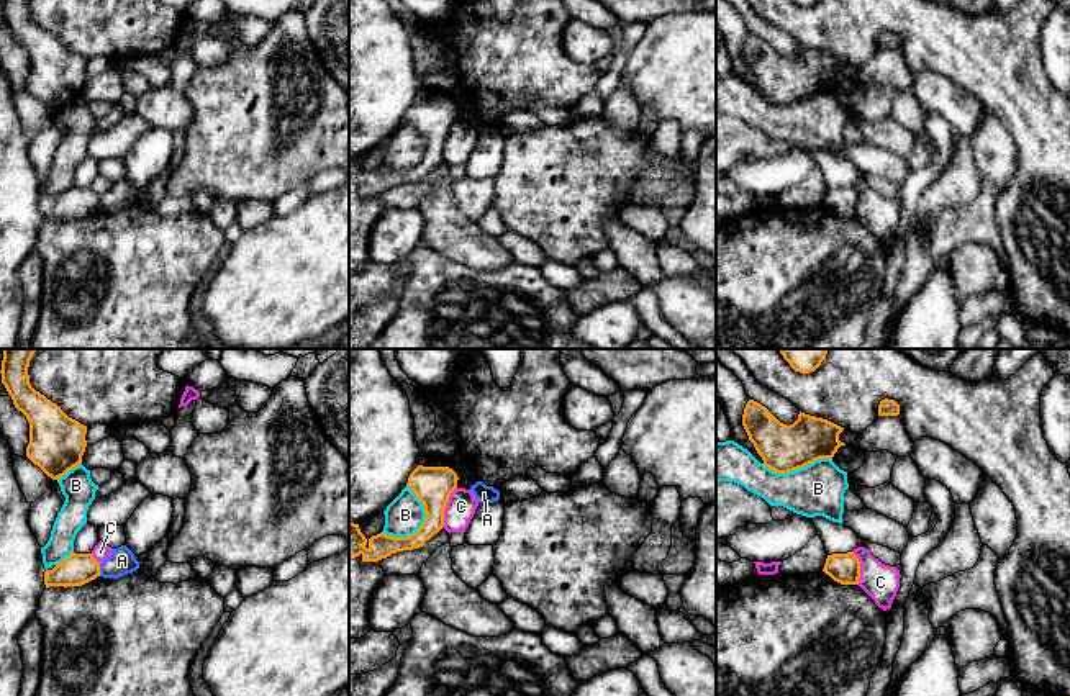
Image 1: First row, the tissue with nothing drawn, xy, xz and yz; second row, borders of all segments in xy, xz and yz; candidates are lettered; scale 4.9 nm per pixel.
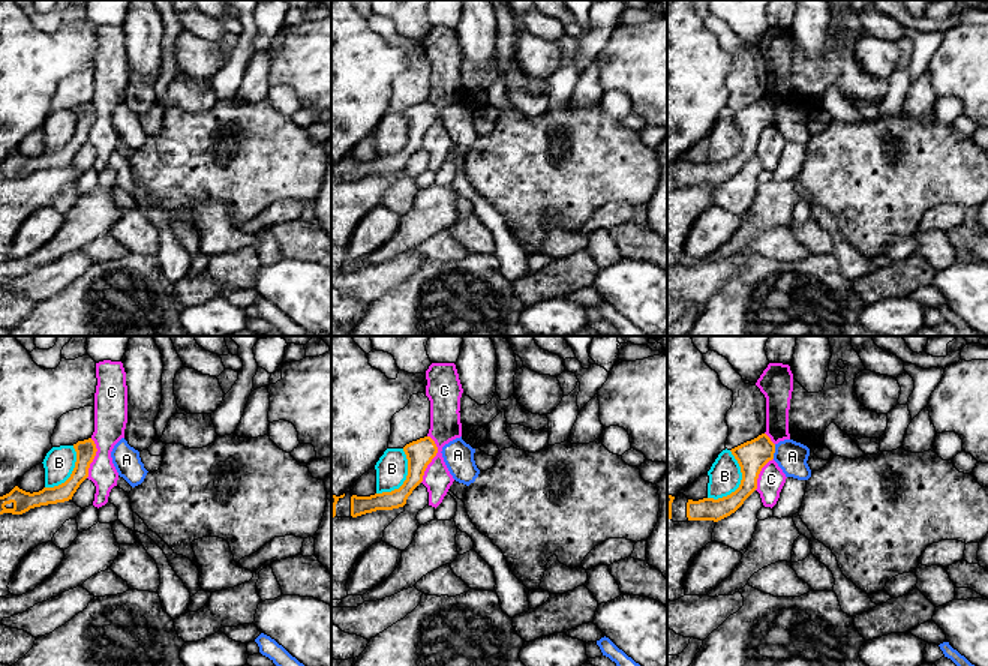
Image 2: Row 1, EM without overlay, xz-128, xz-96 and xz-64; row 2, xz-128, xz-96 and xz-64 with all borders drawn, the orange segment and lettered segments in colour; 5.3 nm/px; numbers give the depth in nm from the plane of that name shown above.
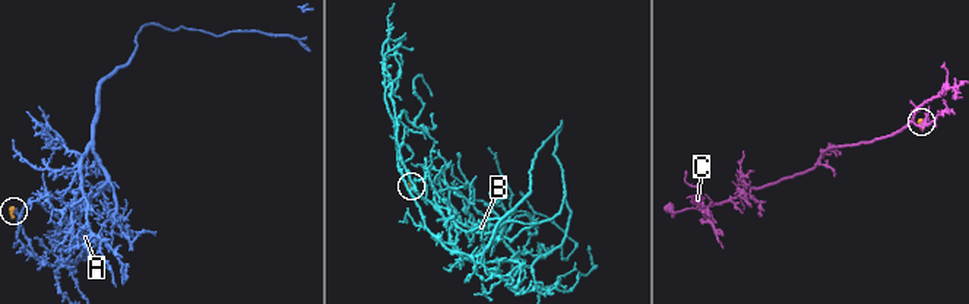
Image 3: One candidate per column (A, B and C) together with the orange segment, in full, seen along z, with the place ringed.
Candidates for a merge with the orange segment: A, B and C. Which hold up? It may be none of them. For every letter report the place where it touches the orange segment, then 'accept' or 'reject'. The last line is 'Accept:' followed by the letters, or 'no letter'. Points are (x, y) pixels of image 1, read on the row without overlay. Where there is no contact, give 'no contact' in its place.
A: xy (99, 203) | reject
B: xz (425, 153) | reject
C: xz (444, 140) | reject
Accept: no letter

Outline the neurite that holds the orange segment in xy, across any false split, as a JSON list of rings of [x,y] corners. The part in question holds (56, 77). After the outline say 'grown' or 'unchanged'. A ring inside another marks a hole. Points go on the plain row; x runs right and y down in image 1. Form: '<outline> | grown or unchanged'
[[[2,0],[0,7],[15,41],[29,56],[26,90],[52,113],[82,97],[87,59],[36,25],[29,16],[28,0]]] | unchanged

